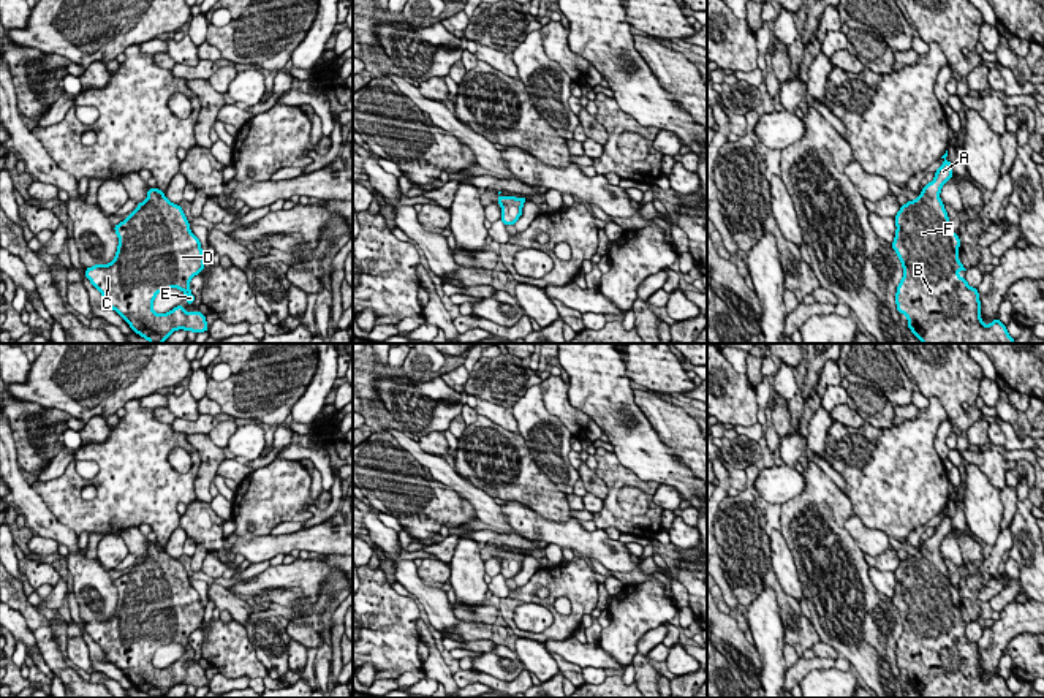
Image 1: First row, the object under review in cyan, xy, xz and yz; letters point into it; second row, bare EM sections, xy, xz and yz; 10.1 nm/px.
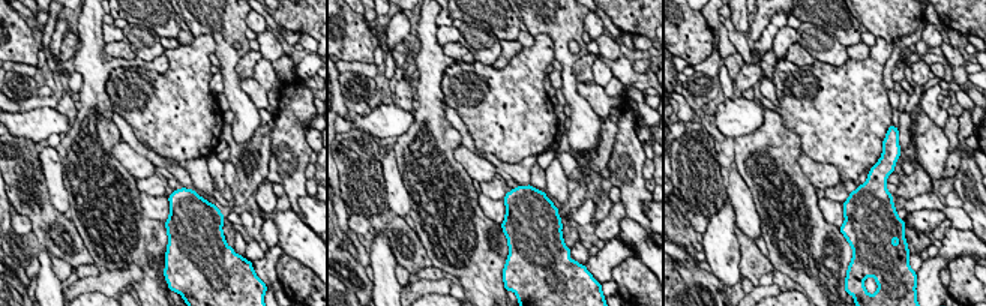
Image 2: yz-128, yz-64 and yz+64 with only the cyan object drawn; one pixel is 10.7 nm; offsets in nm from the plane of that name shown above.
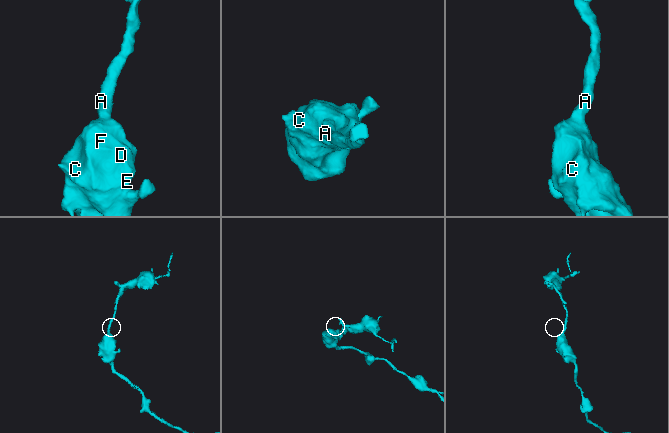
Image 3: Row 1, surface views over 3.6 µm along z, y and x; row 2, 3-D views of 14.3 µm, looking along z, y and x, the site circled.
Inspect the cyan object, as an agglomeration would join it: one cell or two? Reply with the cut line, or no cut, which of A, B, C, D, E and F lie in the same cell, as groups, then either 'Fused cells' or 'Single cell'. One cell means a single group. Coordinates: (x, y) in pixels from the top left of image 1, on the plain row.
No split. Groups: A B C D E F. Single cell

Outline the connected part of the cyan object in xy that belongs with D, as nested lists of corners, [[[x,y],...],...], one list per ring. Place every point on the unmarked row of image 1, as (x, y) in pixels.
[[[158,541],[149,543],[147,554],[139,557],[128,573],[115,579],[114,586],[119,590],[115,613],[109,619],[95,619],[85,624],[85,632],[103,649],[106,660],[150,698],[163,698],[177,684],[196,689],[207,685],[206,670],[191,665],[187,668],[182,658],[163,670],[152,663],[155,651],[169,643],[182,644],[187,658],[193,658],[190,635],[204,624],[201,597],[190,586],[182,562],[172,559]]]

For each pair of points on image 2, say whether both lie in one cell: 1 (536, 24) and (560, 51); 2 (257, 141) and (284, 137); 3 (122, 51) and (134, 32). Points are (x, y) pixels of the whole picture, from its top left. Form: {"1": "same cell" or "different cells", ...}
{"1": "same cell", "2": "different cells", "3": "different cells"}

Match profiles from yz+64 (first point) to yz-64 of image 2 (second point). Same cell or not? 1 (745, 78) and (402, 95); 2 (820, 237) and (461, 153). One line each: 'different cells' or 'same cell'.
1: same cell
2: different cells

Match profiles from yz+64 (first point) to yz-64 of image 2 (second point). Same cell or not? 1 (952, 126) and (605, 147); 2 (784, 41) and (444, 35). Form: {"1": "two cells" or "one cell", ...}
{"1": "one cell", "2": "one cell"}

